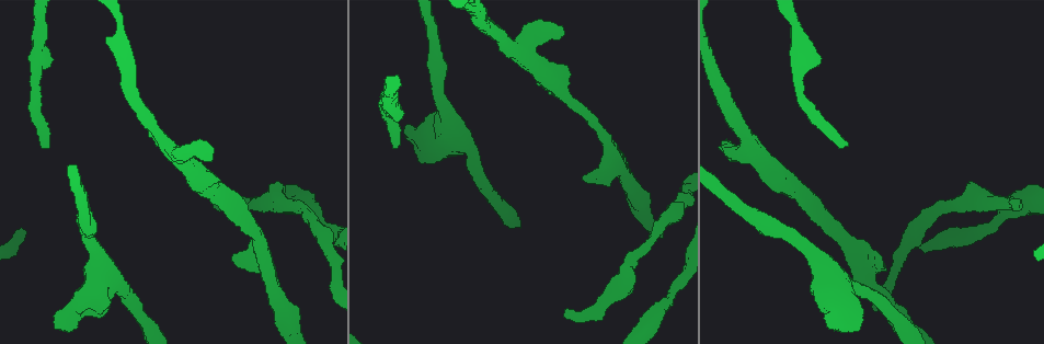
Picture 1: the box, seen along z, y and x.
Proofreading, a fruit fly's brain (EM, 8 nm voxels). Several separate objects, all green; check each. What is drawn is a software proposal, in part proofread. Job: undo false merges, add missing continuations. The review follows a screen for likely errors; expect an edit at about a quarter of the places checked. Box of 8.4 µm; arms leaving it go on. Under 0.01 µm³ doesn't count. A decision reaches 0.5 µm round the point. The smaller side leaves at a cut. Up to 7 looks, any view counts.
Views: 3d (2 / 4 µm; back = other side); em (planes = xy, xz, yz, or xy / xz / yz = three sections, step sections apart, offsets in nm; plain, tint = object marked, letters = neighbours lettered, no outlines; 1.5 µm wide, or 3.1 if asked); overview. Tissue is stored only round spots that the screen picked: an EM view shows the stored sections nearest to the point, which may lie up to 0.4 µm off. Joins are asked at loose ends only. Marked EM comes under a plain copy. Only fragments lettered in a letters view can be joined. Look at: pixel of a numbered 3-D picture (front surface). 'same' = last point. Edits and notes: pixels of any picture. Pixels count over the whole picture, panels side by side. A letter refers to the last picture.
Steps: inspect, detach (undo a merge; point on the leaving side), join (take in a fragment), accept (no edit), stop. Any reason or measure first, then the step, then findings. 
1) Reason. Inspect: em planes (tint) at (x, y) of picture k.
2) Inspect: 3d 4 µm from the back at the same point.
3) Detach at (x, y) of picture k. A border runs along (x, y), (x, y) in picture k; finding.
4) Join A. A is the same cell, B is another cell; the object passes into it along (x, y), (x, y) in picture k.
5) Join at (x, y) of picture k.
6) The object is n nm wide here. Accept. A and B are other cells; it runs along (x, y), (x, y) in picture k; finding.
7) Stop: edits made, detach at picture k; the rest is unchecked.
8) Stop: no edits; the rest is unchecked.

Free end. Inspect: em planes (letters) at (1011, 198) of picture 1.

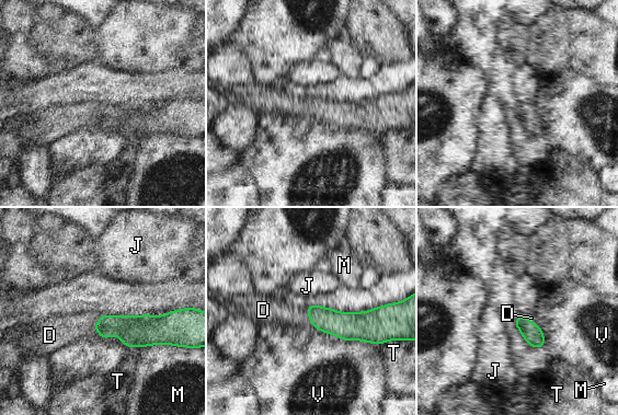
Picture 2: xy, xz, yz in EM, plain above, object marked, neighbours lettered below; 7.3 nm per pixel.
The object is 140 nm wide here. Join D. D is the same cell, J, M, T and V are other cells; the object passes into it along (341, 324), (308, 315), (292, 313) in picture 2; the neuron continues.

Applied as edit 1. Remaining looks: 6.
Inspect: em planes (letters) at (392, 147) of picture 1.

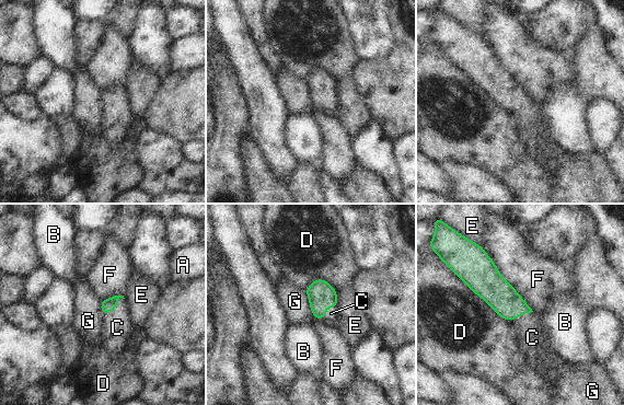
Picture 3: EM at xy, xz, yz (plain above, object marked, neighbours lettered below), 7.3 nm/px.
Join C. C is the same cell, A, B, D, E, F and G are other cells; the object passes into it along (107, 305), (115, 307), (117, 327) in picture 3; it goes on there.

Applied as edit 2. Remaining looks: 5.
Inspect: overview.

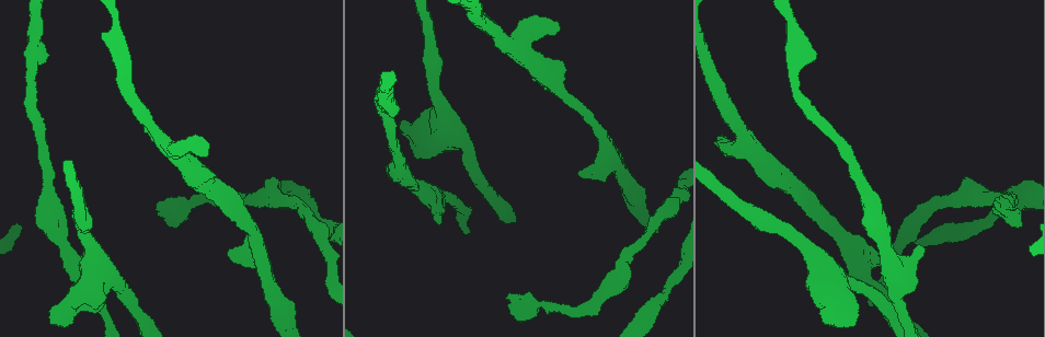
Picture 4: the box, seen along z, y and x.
An open end. Inspect: em planes (letters) at (228, 253) of picture 4.

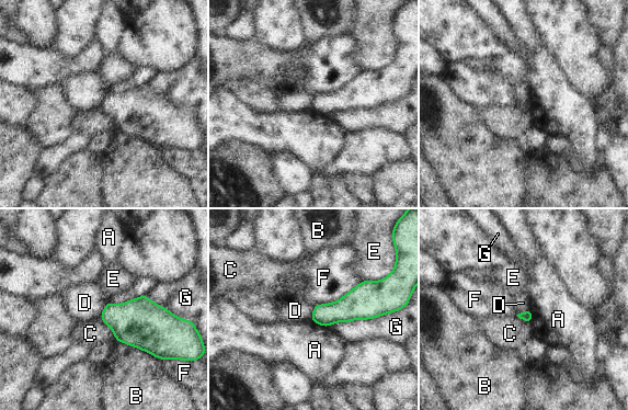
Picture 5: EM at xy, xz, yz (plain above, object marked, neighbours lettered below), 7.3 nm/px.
Accept. A, B, C, D, E, F and G are other cells; a border runs along (107, 300), (99, 317) in picture 5; none of them fits.

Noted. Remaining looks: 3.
Stop: edits made, join at picture 2, join at picture 3; the rest is unchecked.

